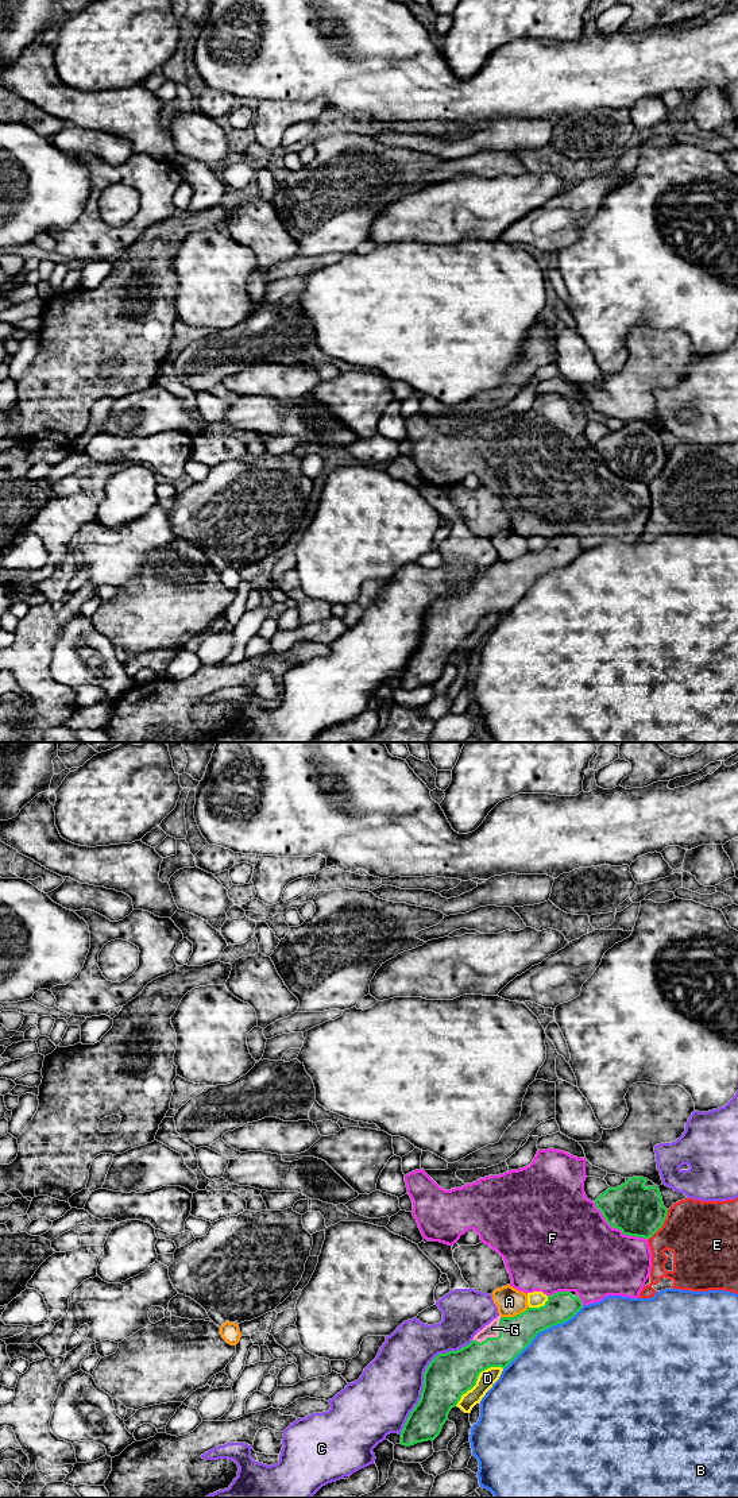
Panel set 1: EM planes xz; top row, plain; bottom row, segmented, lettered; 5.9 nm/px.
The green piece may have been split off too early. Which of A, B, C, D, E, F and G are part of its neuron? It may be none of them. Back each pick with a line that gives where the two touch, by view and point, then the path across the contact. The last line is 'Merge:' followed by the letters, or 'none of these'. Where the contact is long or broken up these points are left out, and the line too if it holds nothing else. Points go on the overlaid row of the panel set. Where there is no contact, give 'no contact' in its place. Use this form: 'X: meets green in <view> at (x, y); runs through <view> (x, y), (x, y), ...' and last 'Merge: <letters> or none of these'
G: meets green in xz at (494, 1338); runs through xz (463, 1366), (494, 1338), (493, 1328)
Merge: G

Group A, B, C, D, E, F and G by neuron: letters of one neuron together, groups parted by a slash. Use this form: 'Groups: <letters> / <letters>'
Groups: A / B / C / D / E / F / G

